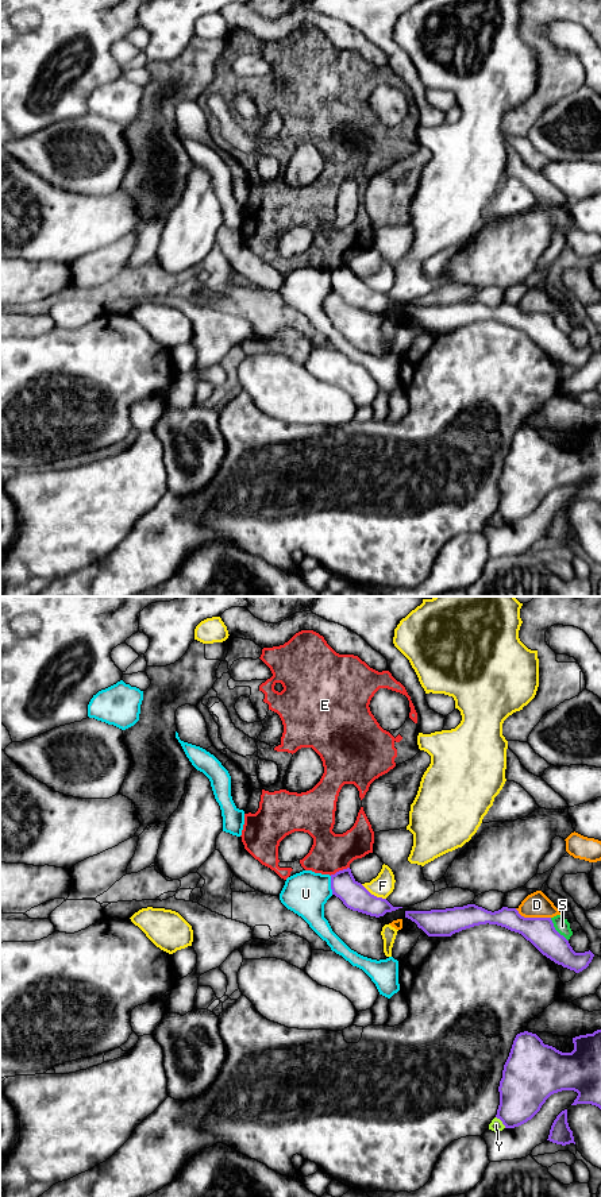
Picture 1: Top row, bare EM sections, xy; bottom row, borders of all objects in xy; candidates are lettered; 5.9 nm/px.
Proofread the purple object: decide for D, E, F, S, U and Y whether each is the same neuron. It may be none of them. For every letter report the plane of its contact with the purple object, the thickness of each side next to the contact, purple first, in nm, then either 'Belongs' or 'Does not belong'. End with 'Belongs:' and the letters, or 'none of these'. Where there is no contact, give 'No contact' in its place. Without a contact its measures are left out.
D: Touches purple in xy. Thickness 170 nm (purple) against 150 nm. Does not belong
E: Touches purple in xy. Thickness 160 nm (purple) against 240 nm. Does not belong
F: Touches purple in xy. Thickness 160 nm (purple) against 140 nm. Does not belong
S: Touches purple in xy. Thickness 170 nm (purple) against 90 nm. Does not belong
U: Touches purple in xy. Thickness 160 nm (purple) against 260 nm. Does not belong
Y: Touches purple in xy. Thickness 300 nm (purple) against 70 nm. Does not belong
Belongs: none of these

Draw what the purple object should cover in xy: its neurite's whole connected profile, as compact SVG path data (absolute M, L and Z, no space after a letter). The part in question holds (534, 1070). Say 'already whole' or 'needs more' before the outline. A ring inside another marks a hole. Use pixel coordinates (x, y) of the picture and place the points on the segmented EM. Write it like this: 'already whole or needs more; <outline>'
already whole; M601 1030L573 1038L574 1050L562 1053L532 1032L516 1035L500 1081L500 1105L496 1117L505 1128L519 1127L531 1120L546 1100L562 1090L578 1093L571 1105L592 1104L601 1109Z

